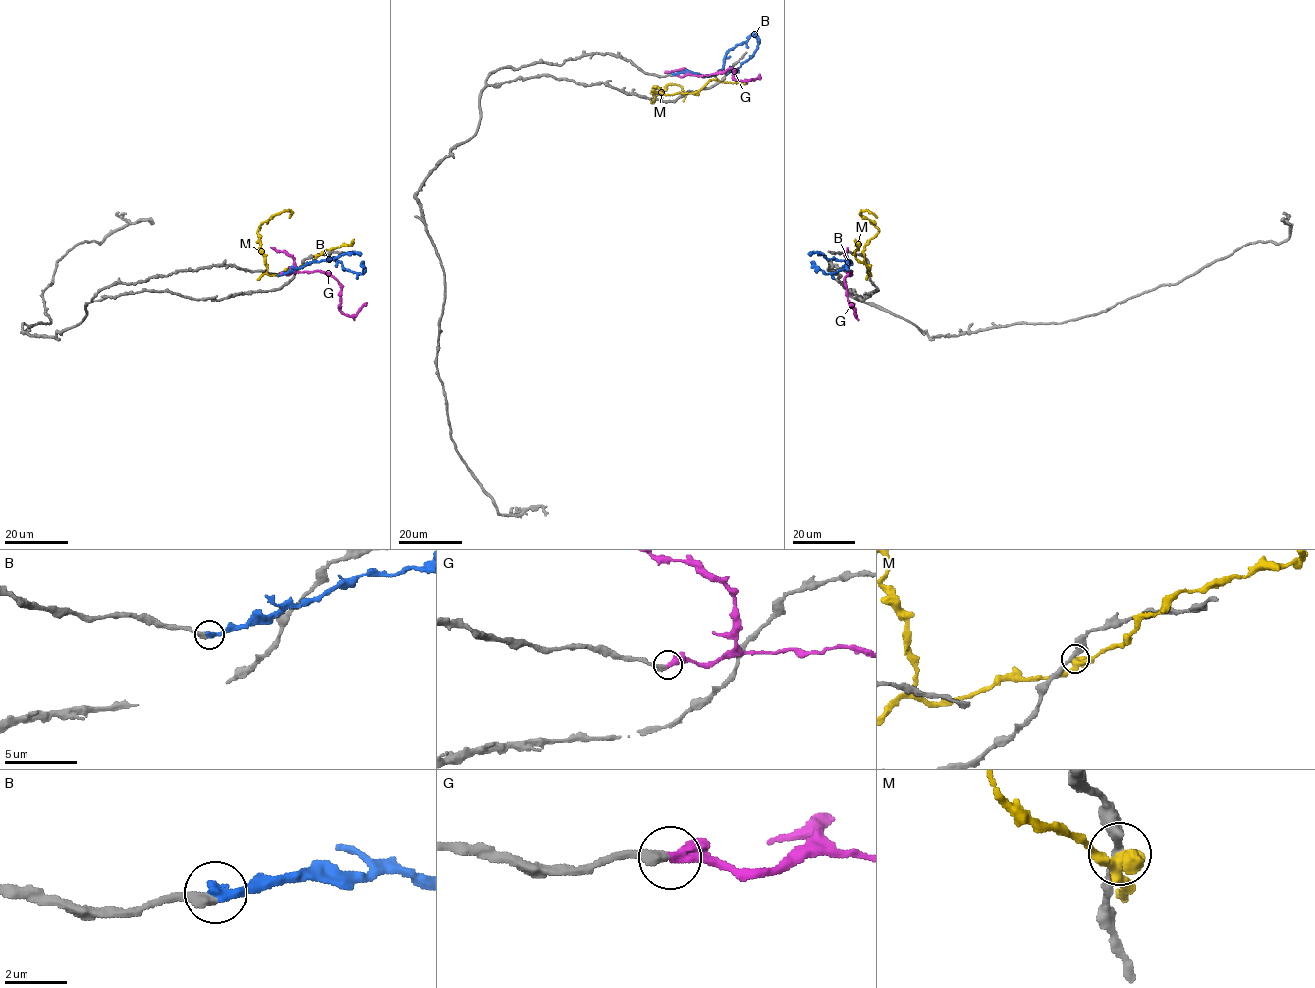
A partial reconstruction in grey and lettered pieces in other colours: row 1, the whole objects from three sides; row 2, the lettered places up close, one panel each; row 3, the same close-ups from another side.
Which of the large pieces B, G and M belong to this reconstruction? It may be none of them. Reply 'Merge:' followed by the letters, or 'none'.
Merge: G

